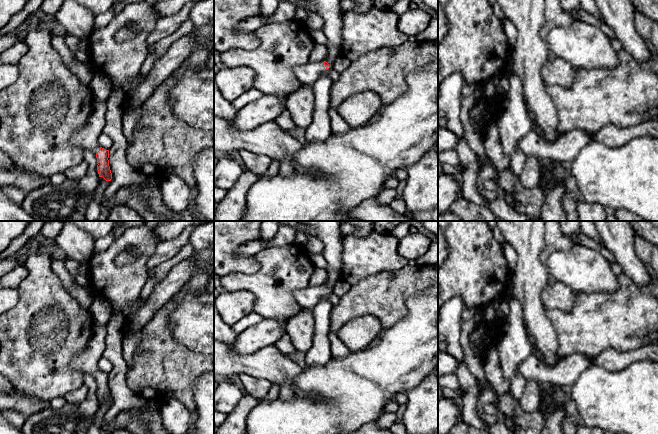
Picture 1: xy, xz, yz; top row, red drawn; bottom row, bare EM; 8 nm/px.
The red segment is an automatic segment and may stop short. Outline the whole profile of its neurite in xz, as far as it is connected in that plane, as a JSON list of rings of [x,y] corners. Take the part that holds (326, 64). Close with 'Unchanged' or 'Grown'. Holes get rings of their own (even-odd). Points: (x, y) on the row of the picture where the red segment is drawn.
[[[326,61],[308,62],[295,67],[294,73],[302,85],[311,87],[329,68],[330,66]]]. Grown

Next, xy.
[[[94,99],[91,115],[85,125],[71,136],[70,142],[73,145],[80,146],[83,151],[93,151],[97,158],[99,177],[103,177],[106,181],[111,181],[112,173],[108,160],[109,150],[100,147],[97,141],[105,125],[106,105],[107,101]]]. Grown

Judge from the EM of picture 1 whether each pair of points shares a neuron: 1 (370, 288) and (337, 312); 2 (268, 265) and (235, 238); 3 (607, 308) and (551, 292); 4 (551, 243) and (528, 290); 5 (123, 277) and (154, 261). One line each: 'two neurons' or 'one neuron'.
1: one neuron
2: two neurons
3: two neurons
4: two neurons
5: two neurons

